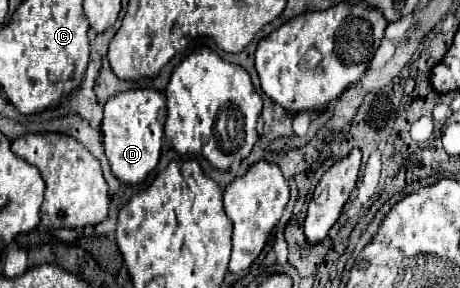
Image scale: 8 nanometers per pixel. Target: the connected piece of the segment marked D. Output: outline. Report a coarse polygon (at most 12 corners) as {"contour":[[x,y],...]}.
{"contour":[[165,95],[109,97],[103,149],[119,181],[141,183],[161,153]]}

